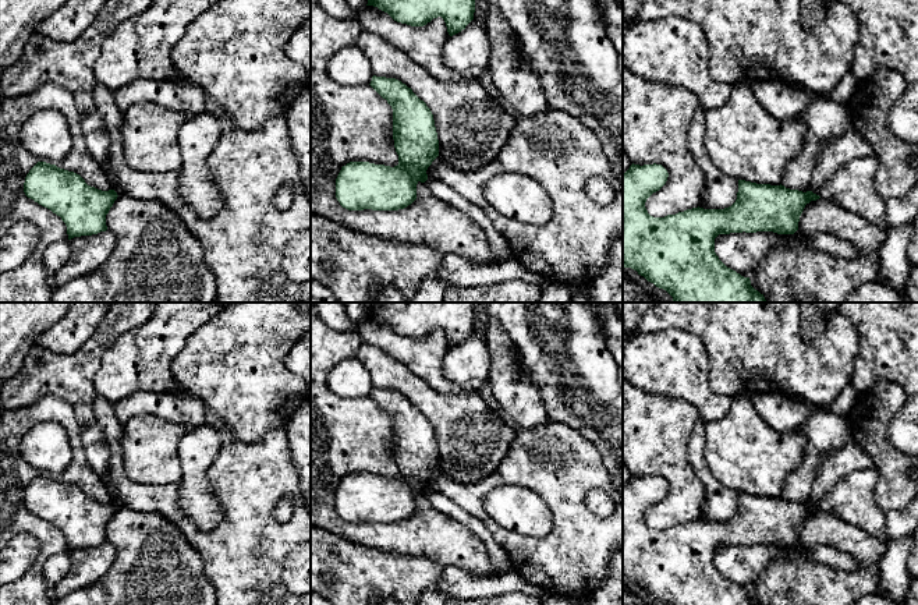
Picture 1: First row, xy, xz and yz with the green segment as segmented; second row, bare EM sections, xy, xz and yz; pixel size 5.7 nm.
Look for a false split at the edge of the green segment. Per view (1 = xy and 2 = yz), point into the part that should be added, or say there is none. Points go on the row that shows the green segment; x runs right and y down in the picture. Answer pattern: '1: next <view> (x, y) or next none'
1: next none
2: next none

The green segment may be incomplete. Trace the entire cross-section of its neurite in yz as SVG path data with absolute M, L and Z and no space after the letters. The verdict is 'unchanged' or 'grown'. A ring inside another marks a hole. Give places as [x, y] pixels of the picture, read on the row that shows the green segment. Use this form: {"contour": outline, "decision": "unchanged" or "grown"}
{"contour": "M631 164L623 174L623 268L631 268L656 287L666 290L673 302L768 302L744 277L727 268L715 252L715 238L719 234L773 231L794 234L798 230L800 216L807 204L820 197L812 191L790 190L784 185L756 184L738 180L736 202L724 209L692 208L664 217L653 217L645 208L646 199L659 191L667 181L669 173L662 164Z", "decision": "unchanged"}

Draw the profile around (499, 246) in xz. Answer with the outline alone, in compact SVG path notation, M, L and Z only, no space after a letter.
M433 178L425 181L429 191L447 205L464 212L485 231L490 250L495 256L503 263L511 256L508 243L495 230L489 217L475 205L464 199L457 191L447 187L444 183Z

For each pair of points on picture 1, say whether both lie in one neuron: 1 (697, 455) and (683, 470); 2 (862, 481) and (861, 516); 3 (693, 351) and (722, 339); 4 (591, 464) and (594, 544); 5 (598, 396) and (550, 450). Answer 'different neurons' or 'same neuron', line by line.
1: different neurons
2: same neuron
3: different neurons
4: same neuron
5: different neurons

